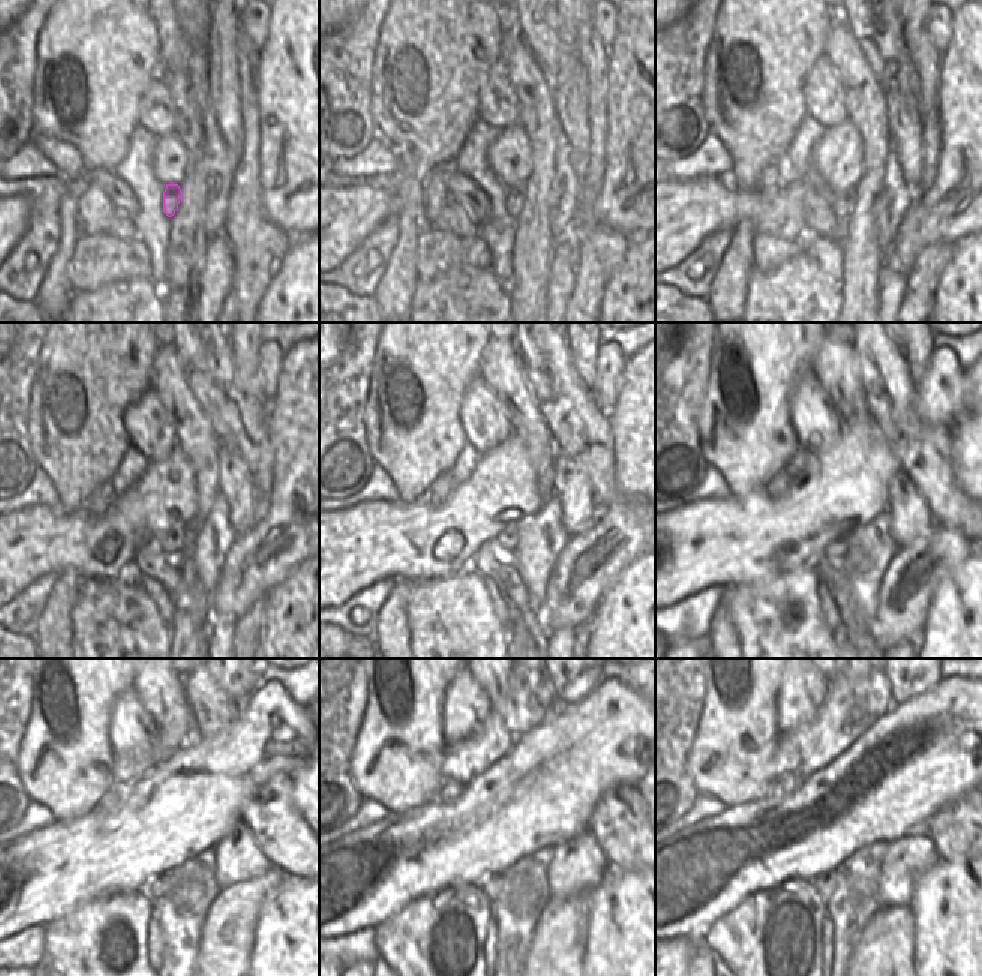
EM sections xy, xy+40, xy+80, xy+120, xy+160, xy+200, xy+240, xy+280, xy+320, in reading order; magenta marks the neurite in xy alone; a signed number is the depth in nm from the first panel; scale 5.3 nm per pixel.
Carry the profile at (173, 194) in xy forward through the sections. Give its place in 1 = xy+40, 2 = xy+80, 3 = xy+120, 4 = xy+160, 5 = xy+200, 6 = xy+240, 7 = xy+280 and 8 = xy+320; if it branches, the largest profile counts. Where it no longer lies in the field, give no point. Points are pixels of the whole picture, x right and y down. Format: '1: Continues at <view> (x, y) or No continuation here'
1: Continues at xy+40 (513, 195)
2: Continues at xy+80 (843, 204)
3: Continues at xy+120 (174, 541)
4: Continues at xy+160 (502, 546)
5: Continues at xy+200 (834, 550)
6: Continues at xy+240 (158, 886)
7: Continues at xy+280 (492, 885)
8: Continues at xy+320 (825, 883)

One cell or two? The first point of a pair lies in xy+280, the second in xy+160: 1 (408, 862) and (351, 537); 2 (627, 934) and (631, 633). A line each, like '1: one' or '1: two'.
1: one
2: one

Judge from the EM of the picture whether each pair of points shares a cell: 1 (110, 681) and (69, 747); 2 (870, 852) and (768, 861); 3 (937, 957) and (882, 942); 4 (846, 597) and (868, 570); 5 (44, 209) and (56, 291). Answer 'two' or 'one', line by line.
1: one
2: two
3: two
4: two
5: two

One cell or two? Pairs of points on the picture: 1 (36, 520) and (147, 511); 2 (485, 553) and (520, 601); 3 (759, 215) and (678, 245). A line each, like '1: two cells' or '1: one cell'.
1: one cell
2: one cell
3: one cell

